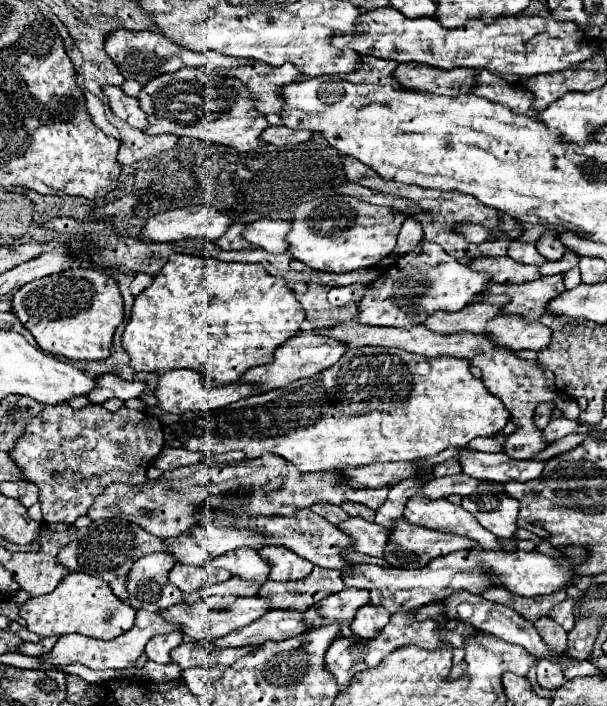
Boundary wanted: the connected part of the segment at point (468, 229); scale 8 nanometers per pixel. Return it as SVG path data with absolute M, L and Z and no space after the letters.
M464 224L464 226L460 226L460 232L466 236L468 242L474 242L474 244L486 242L486 228L482 228L478 224Z

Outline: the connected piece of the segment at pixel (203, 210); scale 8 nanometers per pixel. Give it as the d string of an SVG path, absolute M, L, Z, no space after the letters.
M186 206L152 216L142 236L150 236L154 242L178 242L186 238L218 240L230 226L228 214L214 206Z

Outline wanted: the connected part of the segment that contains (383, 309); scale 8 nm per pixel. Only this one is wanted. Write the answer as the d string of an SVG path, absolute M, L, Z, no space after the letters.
M420 240L412 252L404 254L394 266L390 266L366 288L366 294L358 304L360 324L412 328L424 324L424 320L436 310L456 312L464 308L476 300L476 296L488 284L488 272L476 272L474 268L460 264L456 258L448 256L438 244Z

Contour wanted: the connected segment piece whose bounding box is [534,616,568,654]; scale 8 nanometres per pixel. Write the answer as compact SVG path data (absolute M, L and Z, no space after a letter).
M542 616L540 620L534 622L534 626L536 626L536 630L540 632L540 636L544 638L544 642L550 644L552 650L558 650L558 654L564 652L564 648L568 648L568 646L566 646L566 644L568 644L568 642L566 642L566 640L568 640L568 632L564 632L564 628L562 628L560 624L552 622L550 616Z

